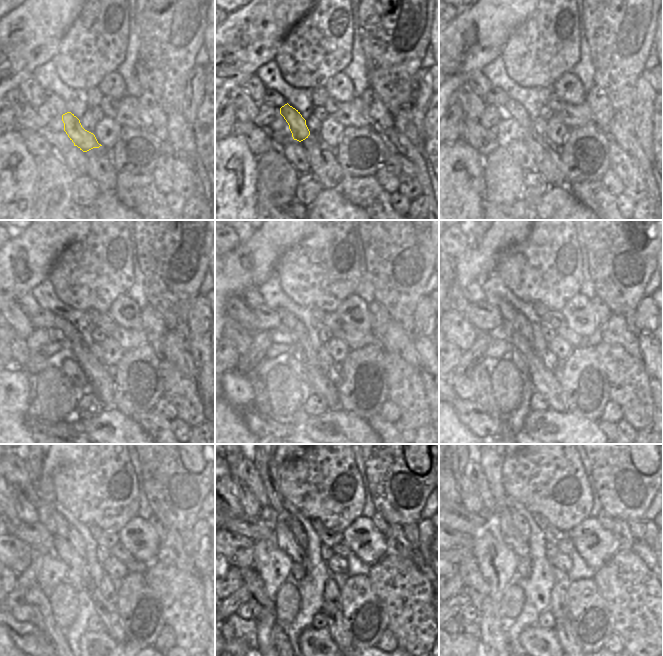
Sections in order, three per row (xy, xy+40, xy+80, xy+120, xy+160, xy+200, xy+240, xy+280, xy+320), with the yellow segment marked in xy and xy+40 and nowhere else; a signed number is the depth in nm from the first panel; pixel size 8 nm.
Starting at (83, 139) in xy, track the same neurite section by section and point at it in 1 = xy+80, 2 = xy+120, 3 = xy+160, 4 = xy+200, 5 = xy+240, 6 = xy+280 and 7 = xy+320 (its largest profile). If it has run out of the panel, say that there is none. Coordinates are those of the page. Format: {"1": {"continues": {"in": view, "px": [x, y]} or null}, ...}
{"1": {"continues": {"in": "xy+80", "px": [512, 108]}}, "2": {"continues": {"in": "xy+120", "px": [70, 334]}}, "3": {"continues": {"in": "xy+160", "px": [287, 320]}}, "4": {"continues": {"in": "xy+200", "px": [520, 323]}}, "5": {"continues": {"in": "xy+240", "px": [57, 526]}}, "6": {"continues": {"in": "xy+280", "px": [265, 464]}}, "7": {"continues": {"in": "xy+320", "px": [491, 464]}}}

